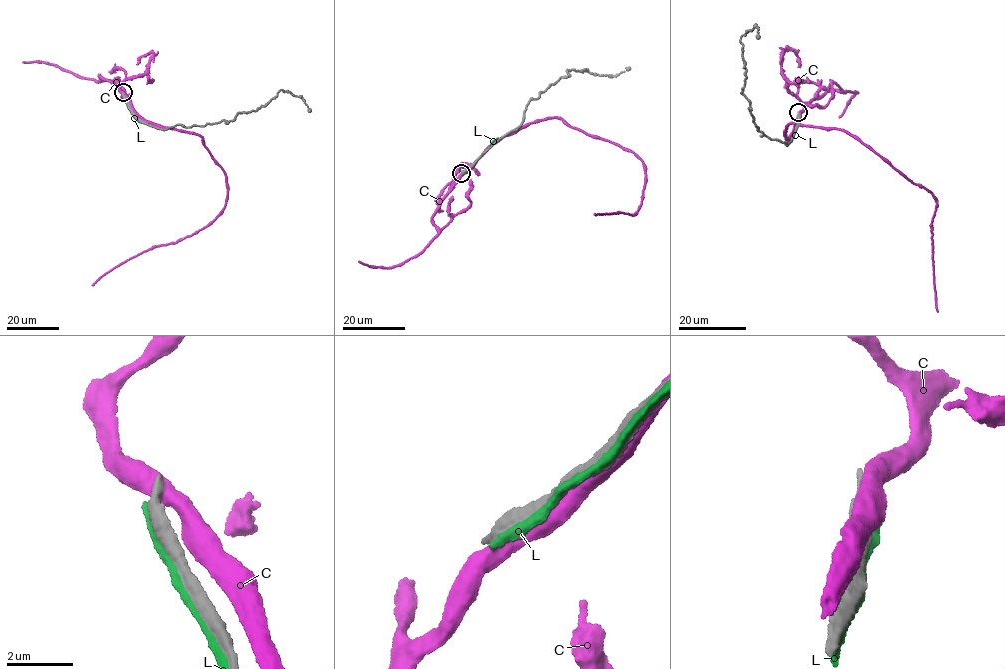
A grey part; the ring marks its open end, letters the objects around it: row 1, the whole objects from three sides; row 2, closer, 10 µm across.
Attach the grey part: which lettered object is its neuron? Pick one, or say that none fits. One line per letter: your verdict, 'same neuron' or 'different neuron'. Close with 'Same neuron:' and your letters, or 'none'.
C: different neuron
L: different neuron
Same neuron: none

